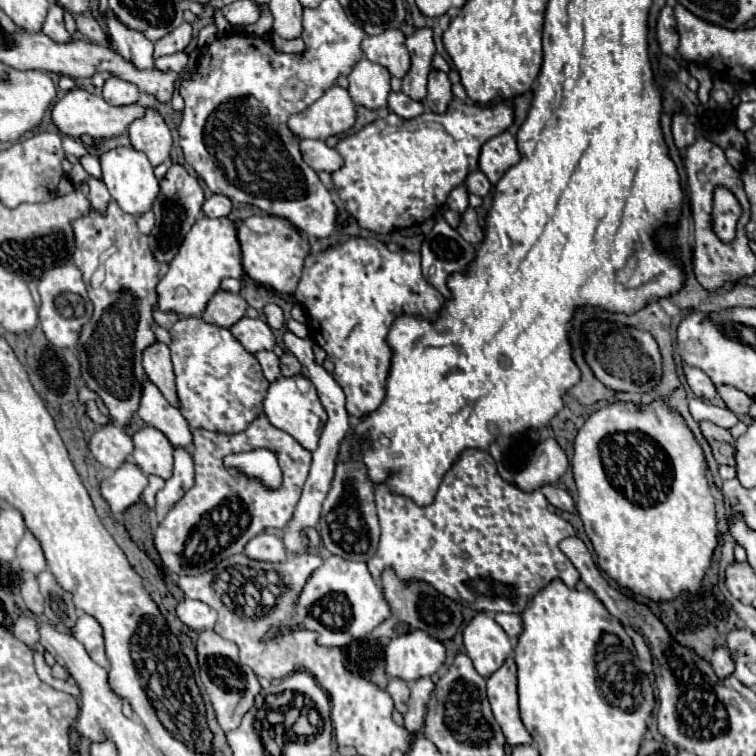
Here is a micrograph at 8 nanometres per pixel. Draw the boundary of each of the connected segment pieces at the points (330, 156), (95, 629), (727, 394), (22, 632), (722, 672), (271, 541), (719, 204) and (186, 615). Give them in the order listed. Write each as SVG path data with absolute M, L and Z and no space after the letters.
M303 139L301 141L301 155L307 165L311 165L317 173L327 171L335 173L337 169L343 167L343 157L337 153L337 149L327 147L325 141L319 139Z
M81 613L73 627L73 635L77 641L81 641L85 645L89 657L107 669L107 655L105 655L105 647L103 647L103 629L99 627L97 619L87 613Z
M723 385L723 387L717 387L717 393L721 395L721 399L725 401L725 405L727 405L735 415L745 415L745 413L749 413L749 407L753 405L753 399L751 399L747 393L739 391L737 387L727 387L727 385Z
M17 619L13 623L13 635L29 647L33 647L39 641L39 631L33 619Z
M719 647L719 649L713 653L711 667L713 667L713 671L715 671L715 675L717 675L719 679L727 679L729 675L733 675L735 665L733 665L733 661L731 661L731 657L729 657L729 651L727 651L725 647Z
M261 533L253 537L245 545L243 553L249 555L251 559L261 559L261 561L271 561L271 563L279 563L287 559L287 549L283 547L283 539L275 533Z
M715 187L711 227L723 243L731 243L731 239L735 239L735 227L741 213L743 209L739 207L739 201L735 199L735 195L731 195L727 187Z
M183 599L177 605L177 617L191 629L195 631L203 631L203 629L213 629L215 627L215 611L205 605L203 601L195 601L195 599Z

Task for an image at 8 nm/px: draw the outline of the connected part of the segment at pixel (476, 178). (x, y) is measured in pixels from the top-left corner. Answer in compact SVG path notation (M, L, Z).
M477 171L477 173L471 173L471 175L467 175L465 183L467 183L467 189L469 189L469 193L473 193L473 195L479 195L479 197L485 197L485 195L489 195L489 193L491 193L491 189L493 189L493 185L491 185L491 183L489 183L489 179L483 175L483 171Z

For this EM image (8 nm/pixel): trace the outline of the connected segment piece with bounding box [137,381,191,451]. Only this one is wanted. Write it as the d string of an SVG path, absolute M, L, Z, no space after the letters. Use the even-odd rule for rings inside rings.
M145 381L143 385L141 407L137 413L147 425L159 429L173 447L183 447L191 451L189 423L183 419L177 407L167 403L167 399L161 395L161 391L151 381Z

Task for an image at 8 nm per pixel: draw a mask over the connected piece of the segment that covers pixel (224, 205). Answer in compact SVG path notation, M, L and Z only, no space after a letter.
M211 195L203 205L203 213L207 217L227 217L231 213L231 207L231 199L225 195Z

